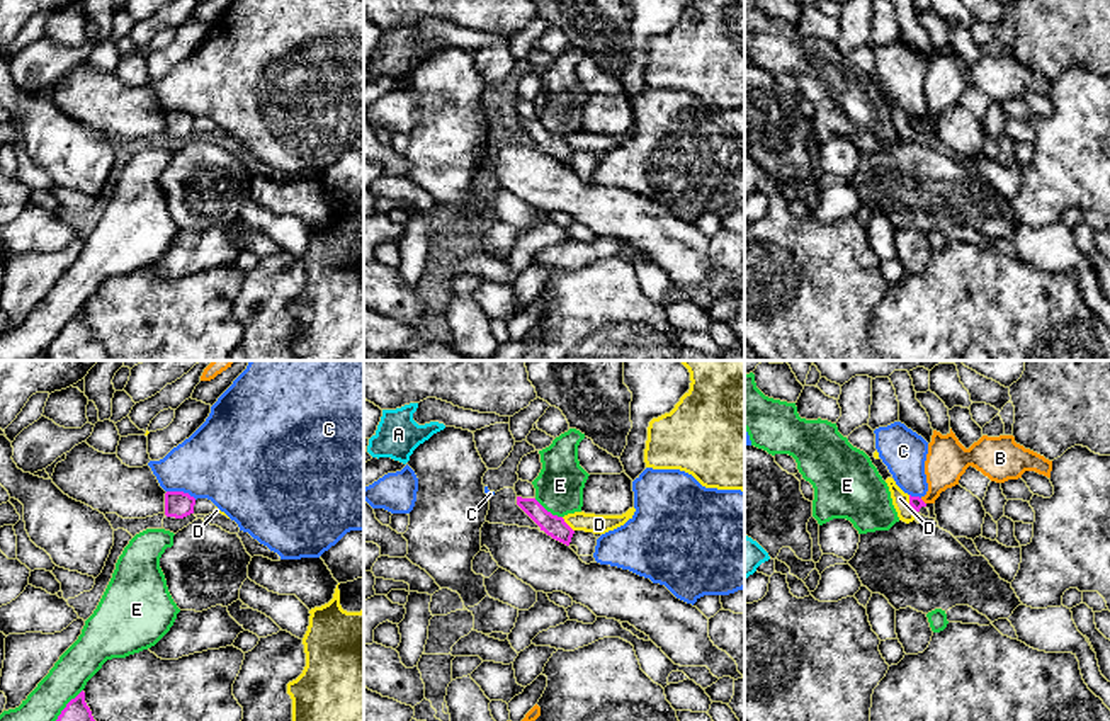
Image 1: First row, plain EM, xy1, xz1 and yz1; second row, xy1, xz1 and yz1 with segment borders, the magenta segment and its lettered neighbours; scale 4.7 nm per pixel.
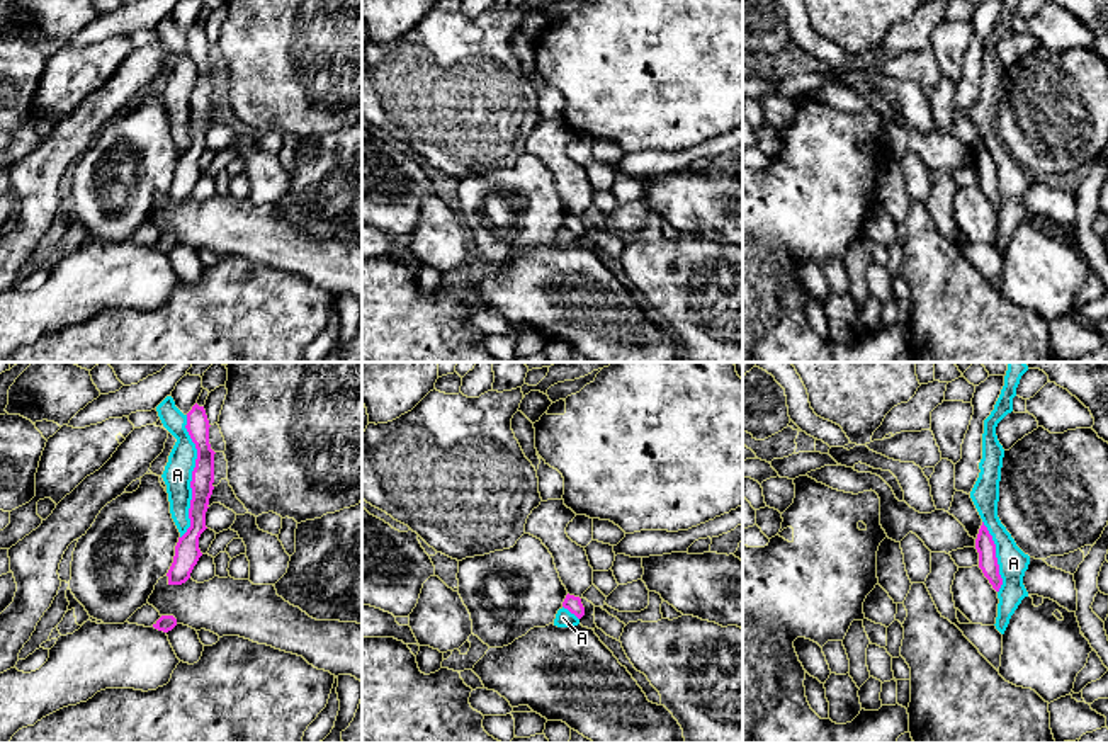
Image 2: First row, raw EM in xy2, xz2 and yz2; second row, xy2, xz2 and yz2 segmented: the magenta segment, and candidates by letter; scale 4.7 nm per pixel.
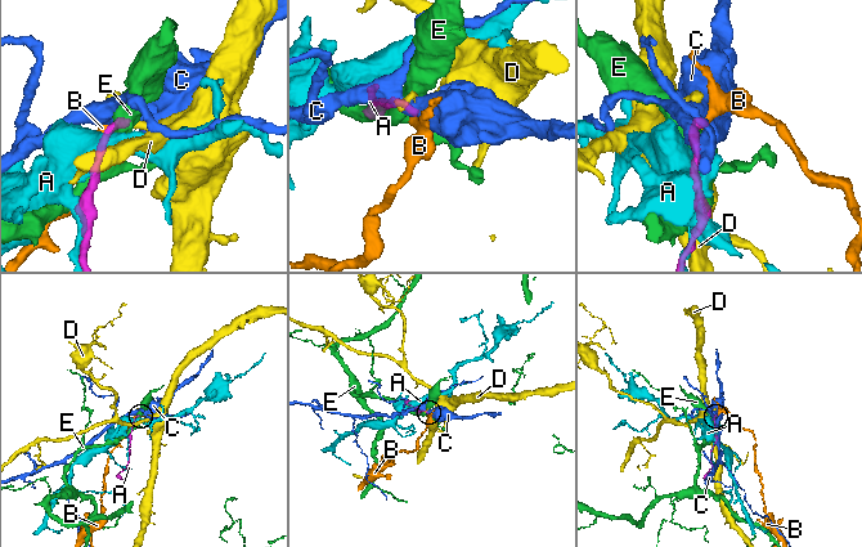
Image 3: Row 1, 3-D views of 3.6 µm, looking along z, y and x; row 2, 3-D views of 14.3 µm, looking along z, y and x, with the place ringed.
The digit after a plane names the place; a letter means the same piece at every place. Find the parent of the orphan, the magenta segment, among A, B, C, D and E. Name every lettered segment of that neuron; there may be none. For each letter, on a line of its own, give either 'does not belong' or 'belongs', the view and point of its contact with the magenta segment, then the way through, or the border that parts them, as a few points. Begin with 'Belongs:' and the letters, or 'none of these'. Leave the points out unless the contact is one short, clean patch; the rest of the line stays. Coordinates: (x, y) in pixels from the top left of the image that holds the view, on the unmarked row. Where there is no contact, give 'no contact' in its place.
Belongs: B
A: does not belong | xy2 (192, 96)
B: belongs | yz1 (923, 121) | across yz1 (915, 121), (923, 121), (934, 111), (947, 79)
C: does not belong | xy1 (182, 111) | along xy1 (167, 109), (182, 109), (196, 118)
D: does not belong | yz1 (910, 123) | along yz1 (908, 114), (908, 123), (915, 131)
E: does not belong | xy1 (62, 330)

